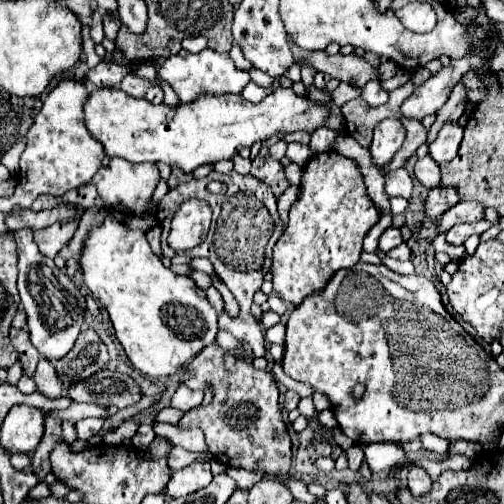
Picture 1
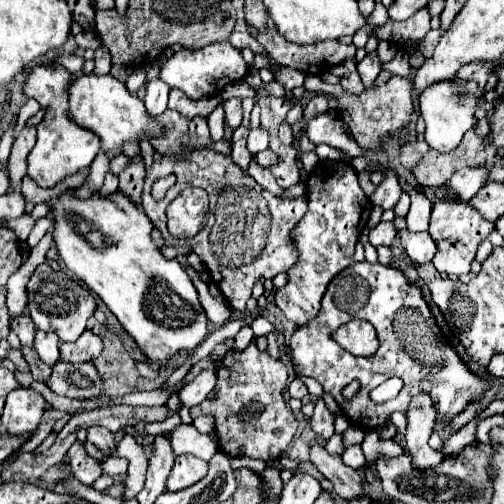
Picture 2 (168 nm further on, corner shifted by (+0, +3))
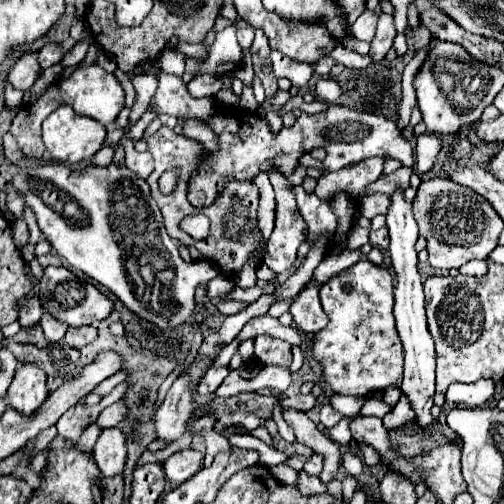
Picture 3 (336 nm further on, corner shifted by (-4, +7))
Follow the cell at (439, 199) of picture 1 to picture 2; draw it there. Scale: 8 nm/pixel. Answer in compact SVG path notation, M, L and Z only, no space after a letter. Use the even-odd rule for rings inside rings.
M463 168L459 172L455 172L449 180L451 192L459 202L467 202L471 200L471 196L475 196L481 186L485 184L487 172L483 172L483 168Z

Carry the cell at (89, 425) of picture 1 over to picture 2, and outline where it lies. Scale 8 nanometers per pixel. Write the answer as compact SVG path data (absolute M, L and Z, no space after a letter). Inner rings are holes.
M101 426L87 428L87 440L91 444L95 444L97 448L101 448L105 454L113 454L113 450L115 450L113 432L109 432L107 428L101 428Z

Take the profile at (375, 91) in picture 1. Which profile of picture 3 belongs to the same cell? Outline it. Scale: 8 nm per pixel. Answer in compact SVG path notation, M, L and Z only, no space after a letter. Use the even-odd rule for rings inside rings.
M381 14L379 16L379 24L377 24L377 34L371 42L371 52L369 56L375 60L375 62L381 62L387 54L387 50L393 46L393 40L395 40L395 24L393 24L393 16L391 14Z

